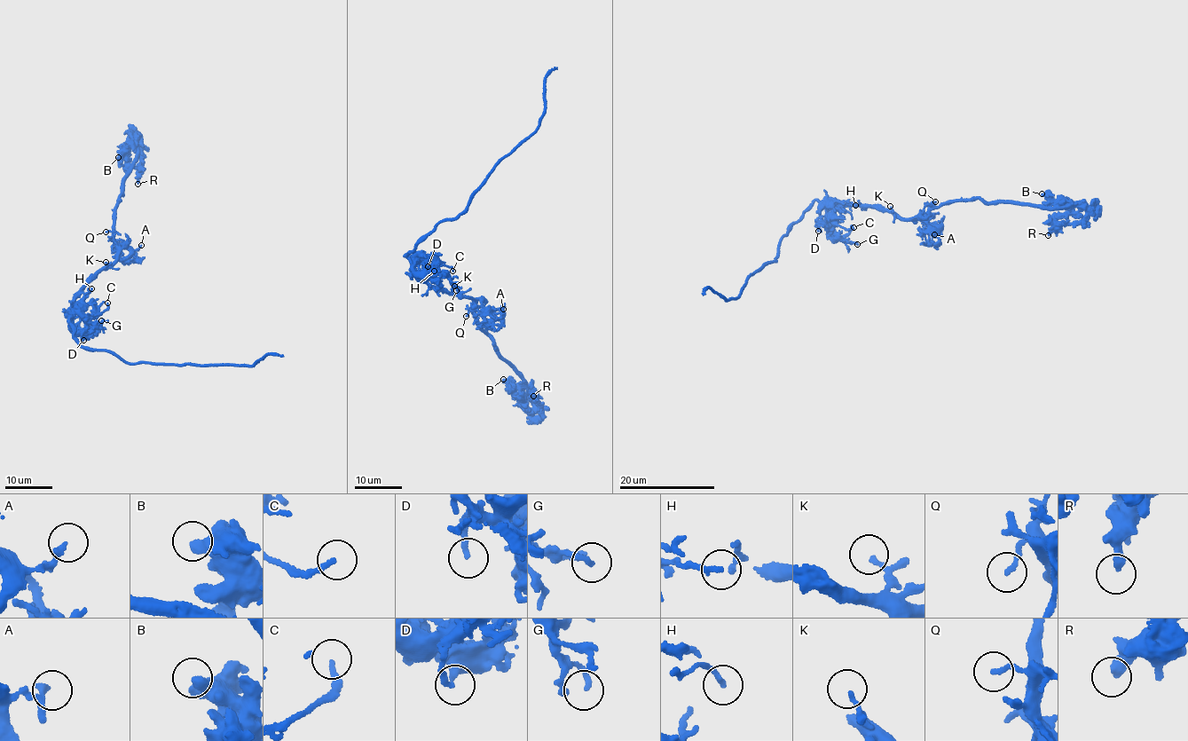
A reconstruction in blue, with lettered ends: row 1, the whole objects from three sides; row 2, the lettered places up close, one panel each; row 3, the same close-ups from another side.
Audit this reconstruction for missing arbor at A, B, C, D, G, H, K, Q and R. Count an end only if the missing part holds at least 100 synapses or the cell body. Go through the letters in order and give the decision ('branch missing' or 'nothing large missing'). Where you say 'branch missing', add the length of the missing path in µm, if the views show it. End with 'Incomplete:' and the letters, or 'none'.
A: nothing large missing
B: nothing large missing
C: nothing large missing
D: nothing large missing
G: nothing large missing
H: nothing large missing
K: nothing large missing
Q: nothing large missing
R: nothing large missing
Incomplete: none

